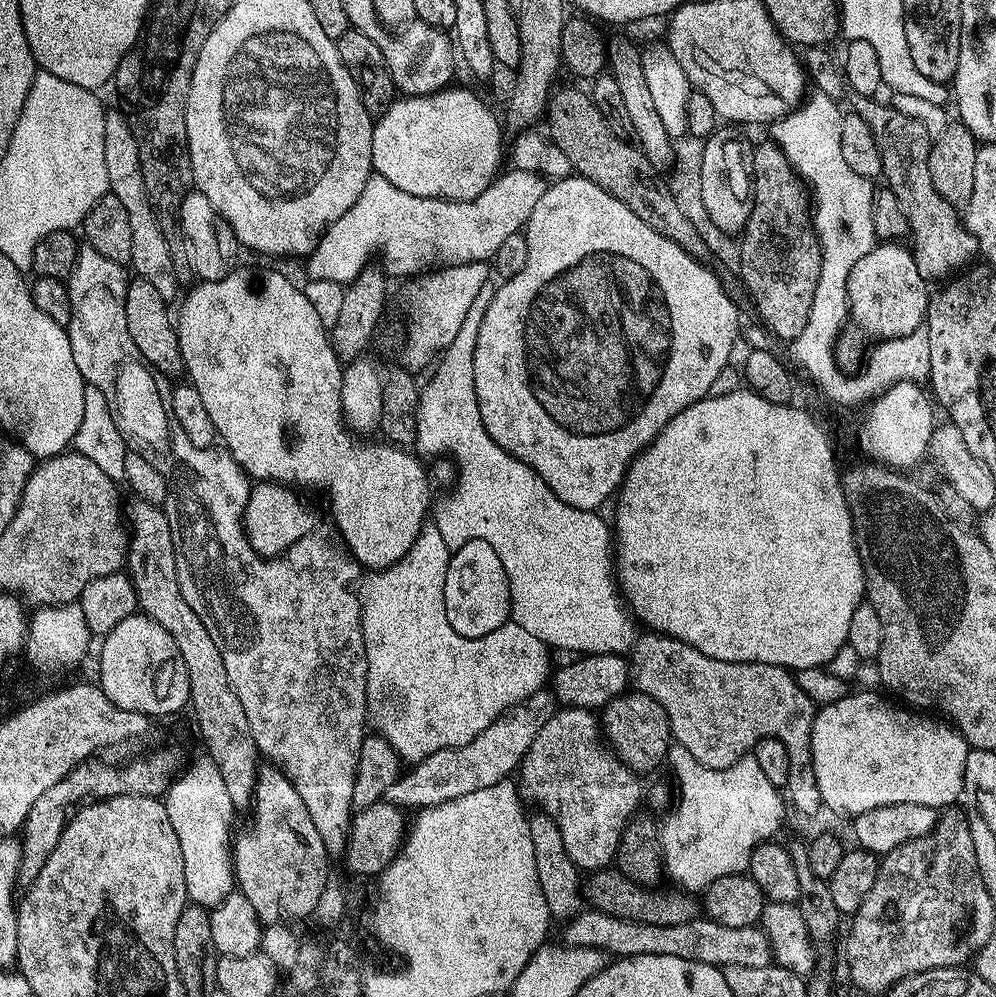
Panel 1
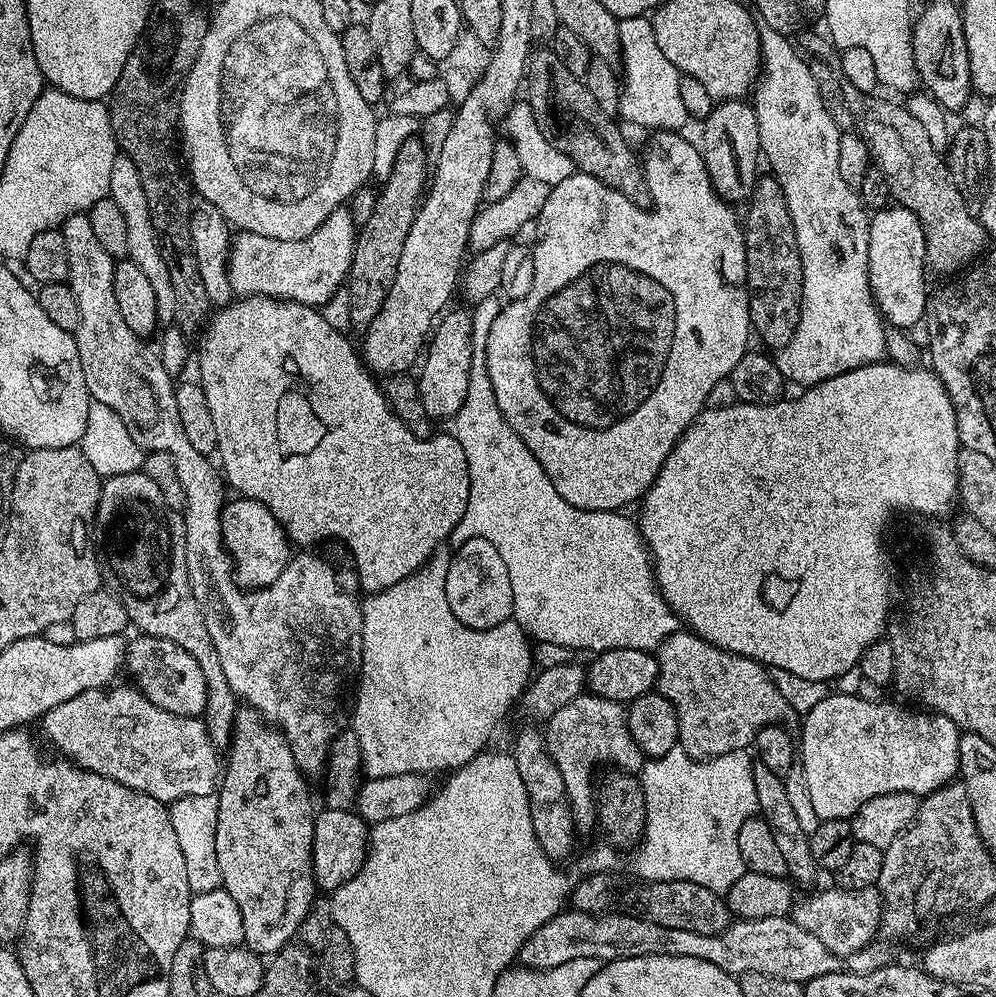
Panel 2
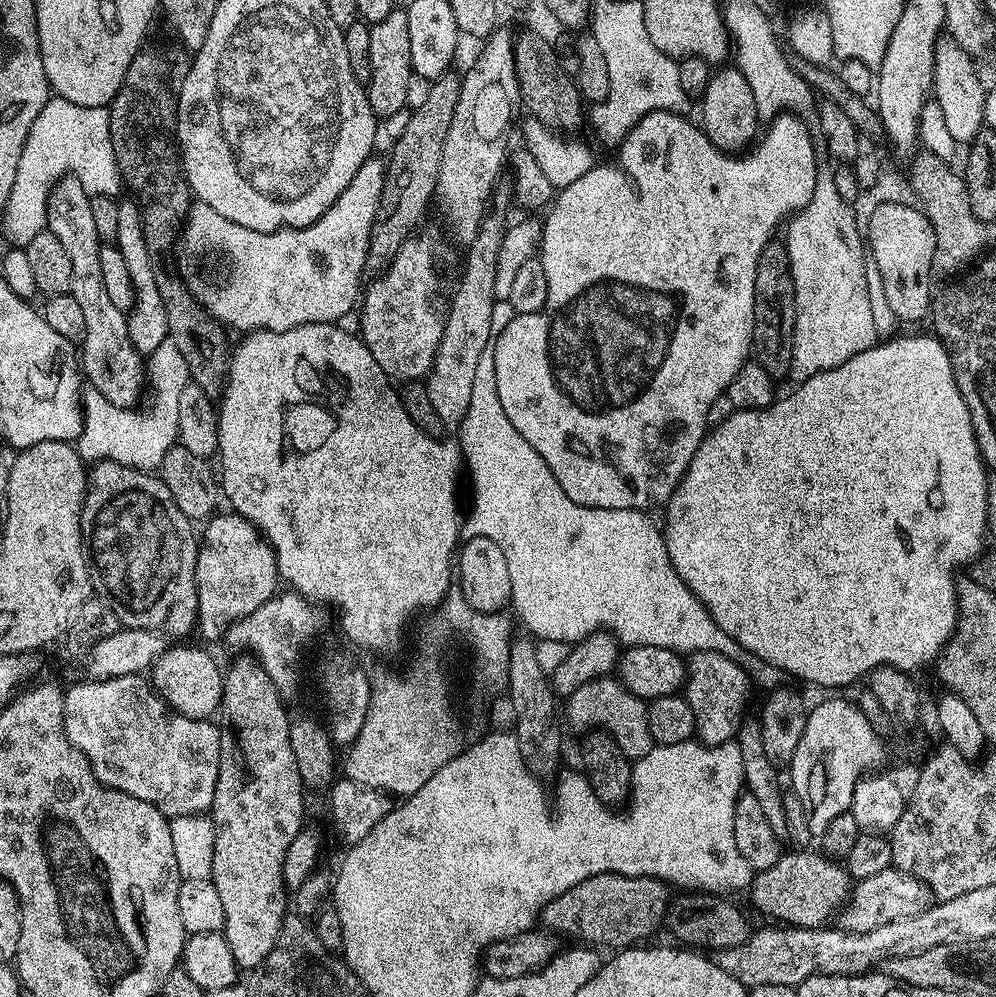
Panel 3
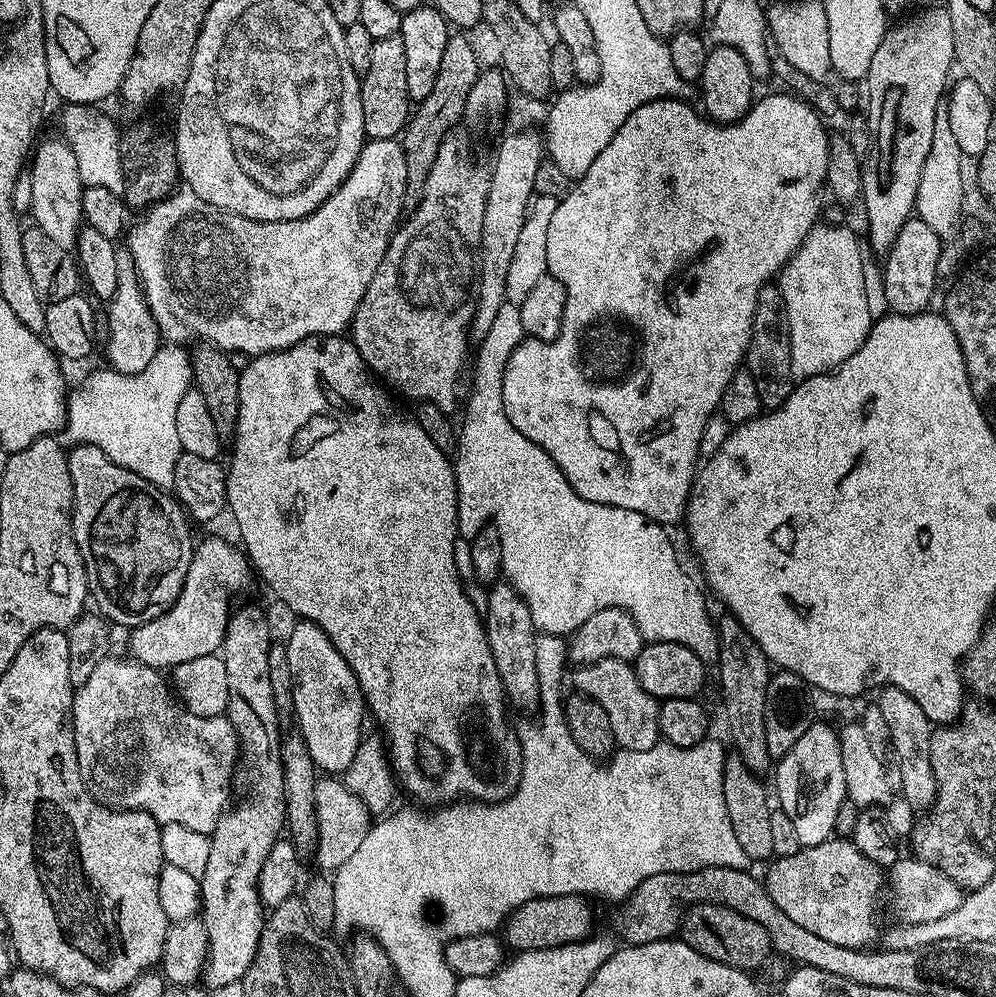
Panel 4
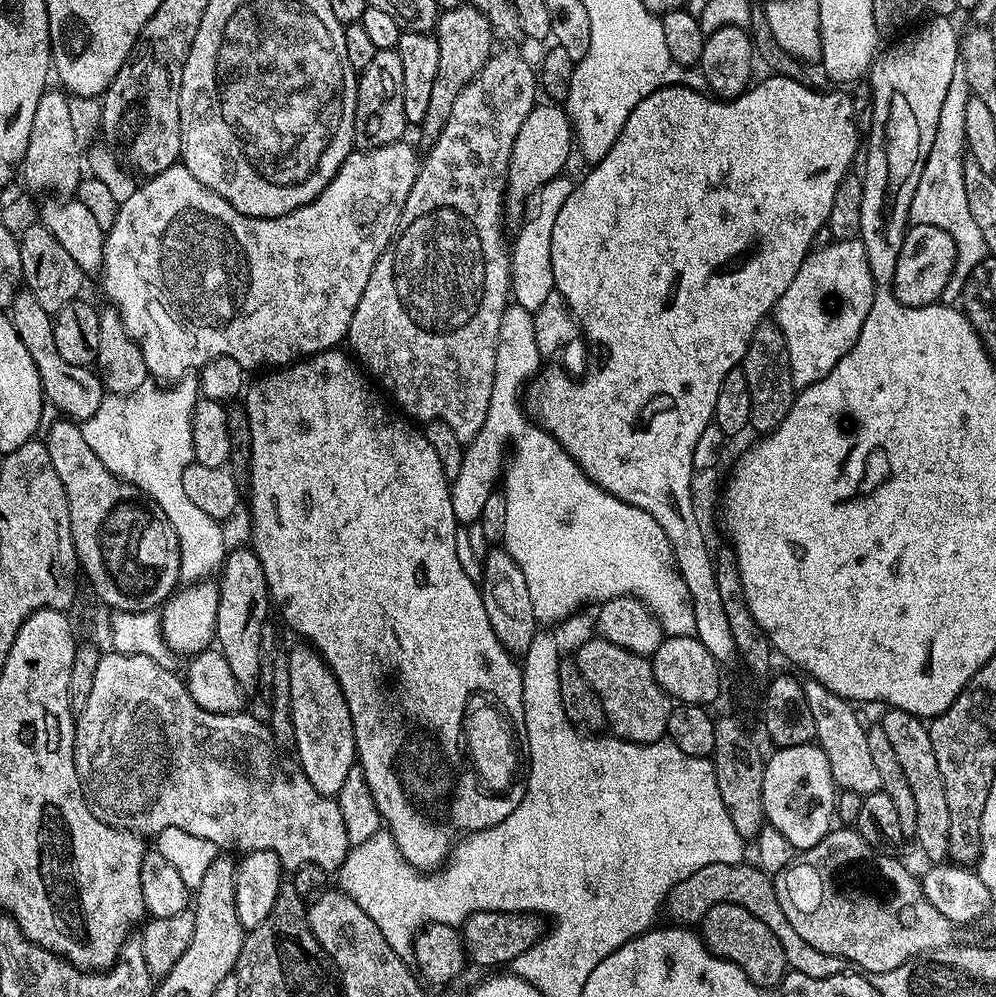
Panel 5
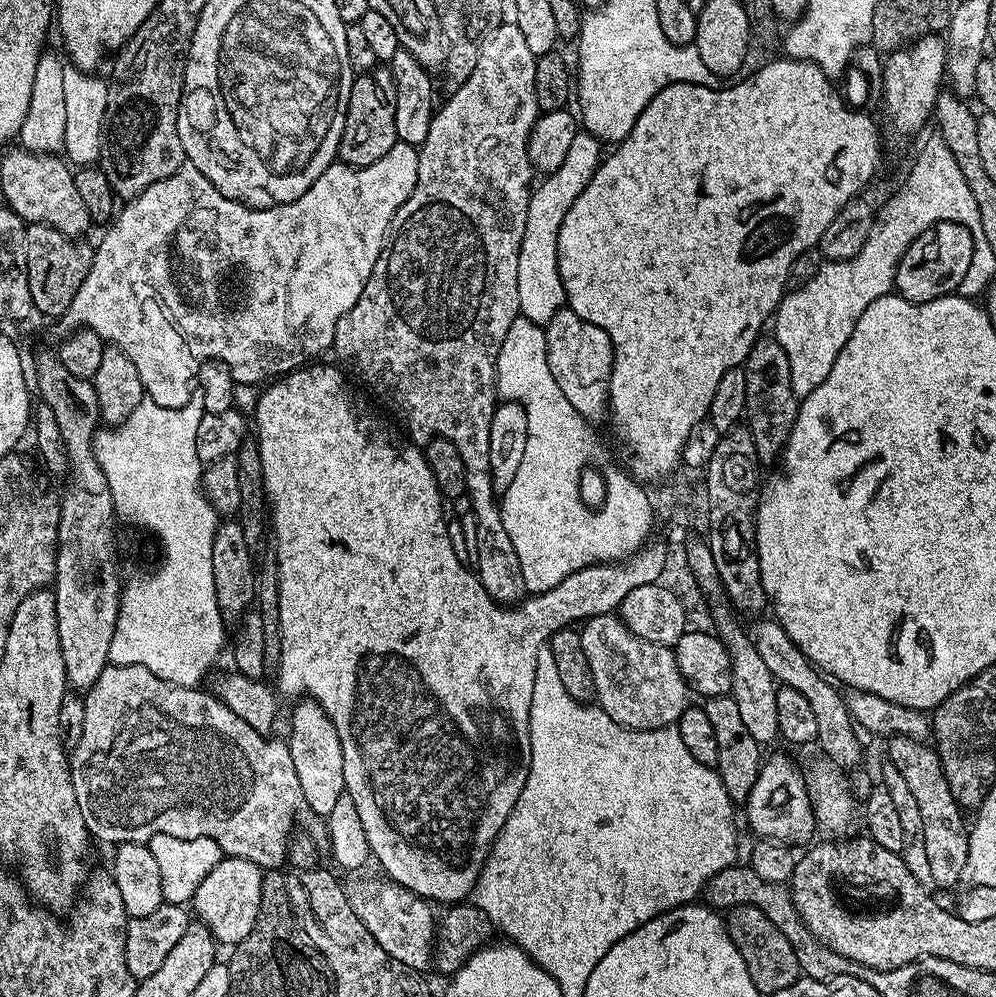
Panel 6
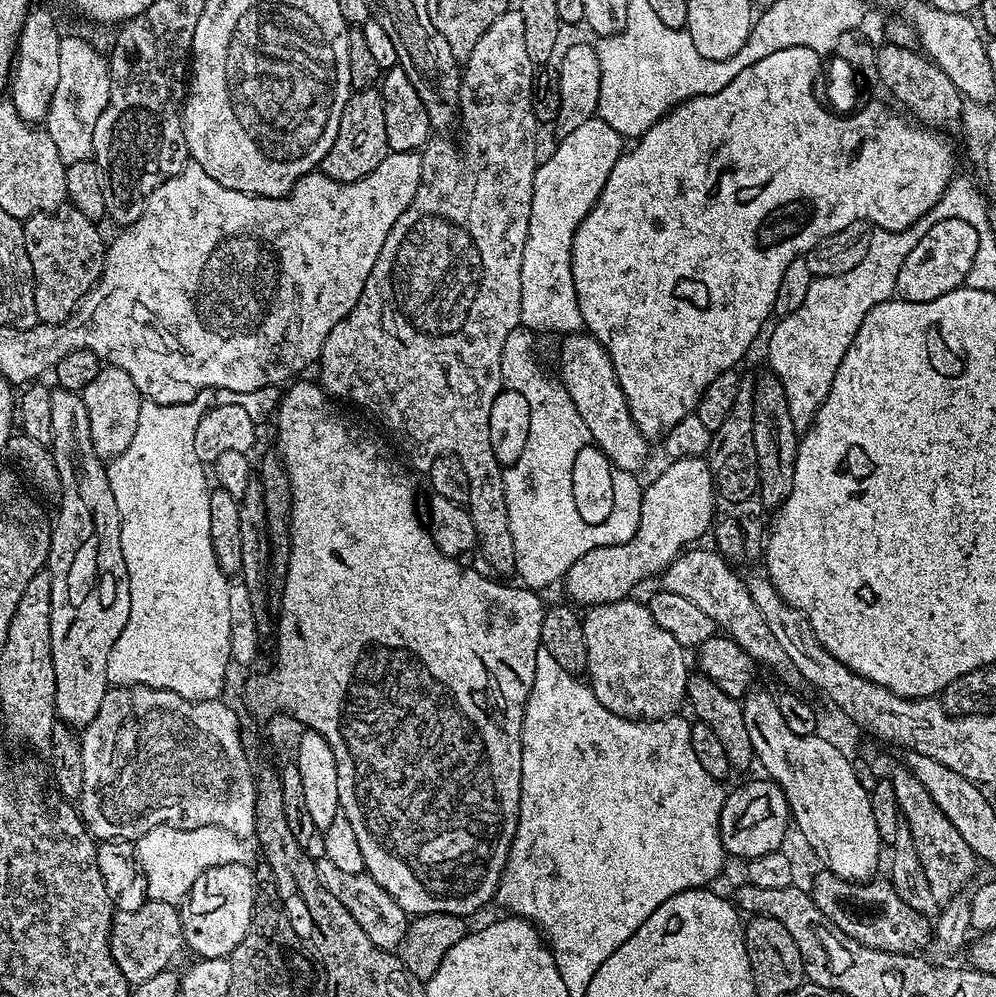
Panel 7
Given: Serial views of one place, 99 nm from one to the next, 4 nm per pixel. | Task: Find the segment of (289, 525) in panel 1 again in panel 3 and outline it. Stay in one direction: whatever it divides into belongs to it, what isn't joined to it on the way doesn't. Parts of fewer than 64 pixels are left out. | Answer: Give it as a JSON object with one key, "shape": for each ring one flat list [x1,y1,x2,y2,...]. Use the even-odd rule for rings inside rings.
{"shape":[[225,510,224,513,221,511,219,514,213,515,211,519,207,521,203,525,204,528,204,536,202,532,202,539,198,544,198,551,196,554,196,593,198,594,198,632,201,632,202,635,205,636,208,640,216,640,225,635,226,626,231,624,234,620,241,620,244,616,249,616,250,614,254,614,254,610,258,610,258,606,262,606,266,601,271,600,273,596,277,595,278,587,276,588,276,584,279,585,281,583,280,571,278,570,278,566,276,565,276,559,274,558,274,550,270,545,268,545,268,541,264,539,260,534,259,528,253,526,249,520,246,518,242,518,238,513]]}

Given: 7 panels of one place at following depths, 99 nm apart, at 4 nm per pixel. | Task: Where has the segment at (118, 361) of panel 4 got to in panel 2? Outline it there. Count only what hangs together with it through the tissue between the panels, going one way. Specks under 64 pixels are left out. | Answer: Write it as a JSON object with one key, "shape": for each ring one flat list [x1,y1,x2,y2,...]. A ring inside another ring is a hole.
{"shape":[[118,154,114,158,114,166,110,170,110,190,108,196,122,209,126,217,126,246,128,247,127,259,134,262,146,274,154,290,154,299,158,302,158,318,160,324,171,325,176,319,174,310,174,289,170,282,170,274,166,271,166,262,162,258,160,238,154,230,154,222,150,218,150,206,146,202,146,190,142,190,142,178,138,174,138,166,130,162,130,158]]}

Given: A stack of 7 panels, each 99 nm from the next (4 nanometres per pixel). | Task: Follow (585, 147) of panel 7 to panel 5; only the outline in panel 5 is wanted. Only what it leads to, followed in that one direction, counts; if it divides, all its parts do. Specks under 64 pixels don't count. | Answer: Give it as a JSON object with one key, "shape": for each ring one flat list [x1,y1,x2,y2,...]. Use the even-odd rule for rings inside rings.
{"shape":[[561,174,543,184,534,200,536,213,523,221,525,224,521,226,516,241,513,239,510,244,512,254,510,296,515,304,533,314,538,310,538,306,542,306,542,302,546,302,546,298,556,287,554,270,550,266,550,234,554,234,554,218,558,218,558,210,562,210,562,202,570,198,573,187,574,180,571,180,568,174]]}

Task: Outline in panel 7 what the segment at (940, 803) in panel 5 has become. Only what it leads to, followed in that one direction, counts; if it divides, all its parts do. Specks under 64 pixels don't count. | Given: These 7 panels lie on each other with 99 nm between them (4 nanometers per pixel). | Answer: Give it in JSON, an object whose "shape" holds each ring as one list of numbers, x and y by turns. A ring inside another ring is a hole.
{"shape":[[907,770,891,773,890,779,894,786,894,798,898,798,898,806,902,815,906,830,913,836,914,846,917,848,918,857,926,872,927,881,934,892,934,898,939,902,948,902,957,894,963,893,964,887,972,880,976,872,978,858,966,846,962,834,954,828,954,822,942,814,938,802,930,796,930,790,914,778,914,774]]}

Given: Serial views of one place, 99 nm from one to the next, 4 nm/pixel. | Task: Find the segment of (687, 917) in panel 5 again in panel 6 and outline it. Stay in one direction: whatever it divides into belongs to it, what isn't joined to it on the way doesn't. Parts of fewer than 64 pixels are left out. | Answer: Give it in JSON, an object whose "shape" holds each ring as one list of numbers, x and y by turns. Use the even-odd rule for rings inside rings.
{"shape":[[733,866,714,874,702,889,703,903,710,908,717,910,727,910,742,906,754,906,754,910,762,910,782,934,786,934,786,942,794,946,794,954,798,954,801,973,810,980,833,980,835,976,860,976,862,969,859,964,854,964,845,956,840,956,837,952,831,952,824,947,802,922,802,918,797,914,796,907,792,901,792,890,788,884,775,884,766,882,763,878,758,878,750,866]]}

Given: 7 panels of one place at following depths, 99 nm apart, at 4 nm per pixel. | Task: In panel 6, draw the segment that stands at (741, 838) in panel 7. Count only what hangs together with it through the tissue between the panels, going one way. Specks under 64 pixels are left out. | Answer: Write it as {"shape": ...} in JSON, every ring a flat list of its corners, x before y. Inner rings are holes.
{"shape":[[772,756,760,765,760,773,746,801,748,824,757,837,774,840,789,846,797,846,803,840,811,841,817,831,816,814,812,808,805,773,796,769,784,756]]}

